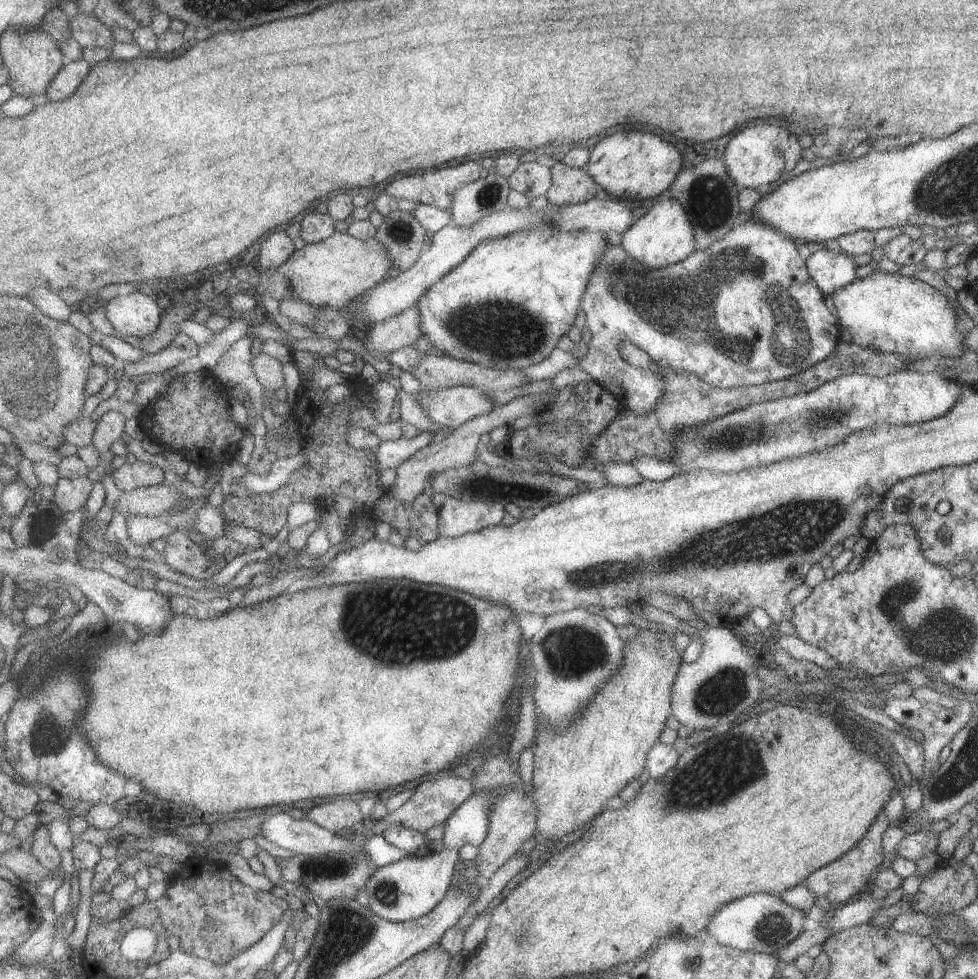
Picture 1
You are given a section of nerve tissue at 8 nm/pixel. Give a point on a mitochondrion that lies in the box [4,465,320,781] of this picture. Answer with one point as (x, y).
(49, 737)

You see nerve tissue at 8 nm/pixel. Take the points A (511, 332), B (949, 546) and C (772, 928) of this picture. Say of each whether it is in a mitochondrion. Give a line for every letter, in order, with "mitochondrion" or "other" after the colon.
A: mitochondrion
B: other
C: mitochondrion

